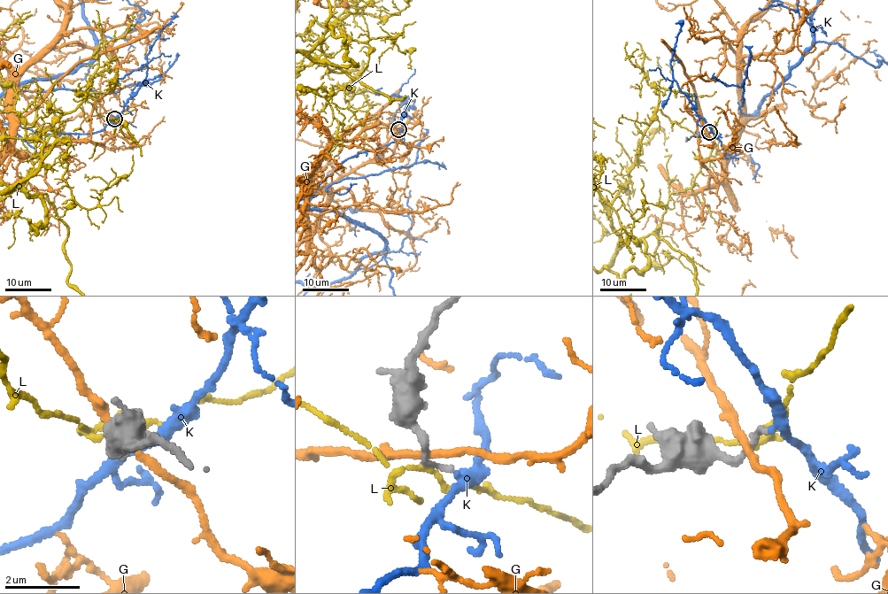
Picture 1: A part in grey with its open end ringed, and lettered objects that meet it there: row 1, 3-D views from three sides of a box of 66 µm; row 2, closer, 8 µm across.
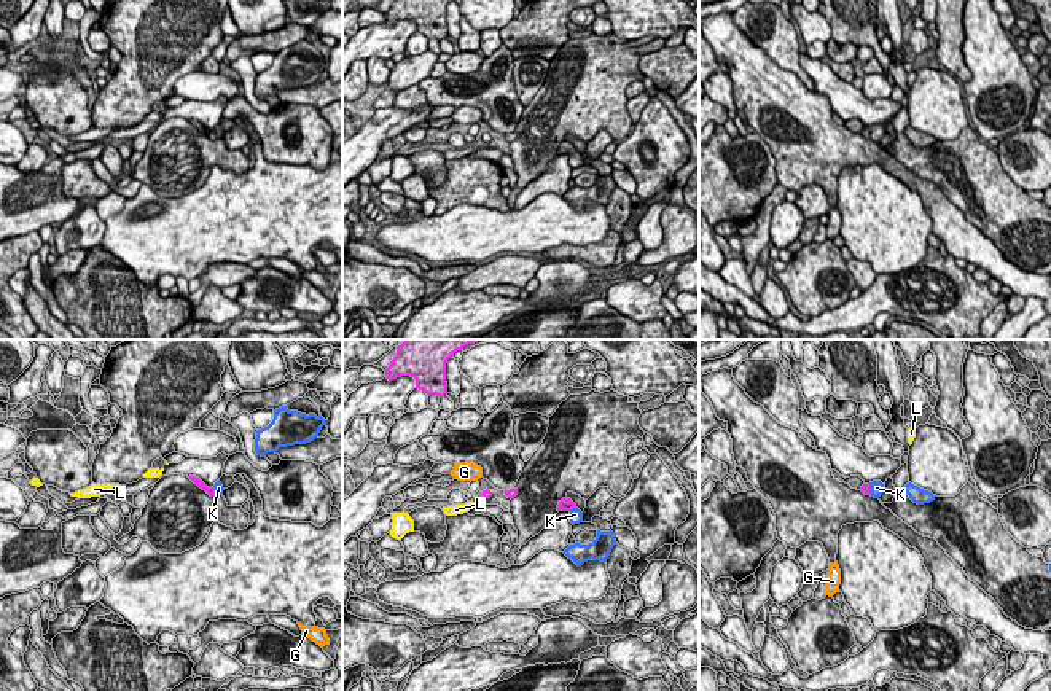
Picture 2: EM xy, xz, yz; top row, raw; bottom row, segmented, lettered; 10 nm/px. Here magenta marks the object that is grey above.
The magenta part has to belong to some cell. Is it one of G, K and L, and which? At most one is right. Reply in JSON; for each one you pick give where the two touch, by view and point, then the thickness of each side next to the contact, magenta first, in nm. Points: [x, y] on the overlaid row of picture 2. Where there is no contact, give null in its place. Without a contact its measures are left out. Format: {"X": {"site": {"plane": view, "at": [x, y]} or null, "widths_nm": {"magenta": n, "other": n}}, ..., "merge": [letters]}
{"K": {"site": {"plane": "xz", "at": [572, 508]}, "widths_nm": {"magenta": 130, "other": 130}}, "merge": ["K"]}

